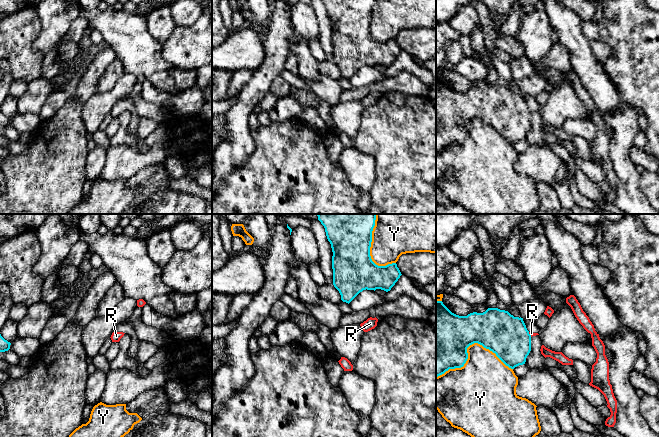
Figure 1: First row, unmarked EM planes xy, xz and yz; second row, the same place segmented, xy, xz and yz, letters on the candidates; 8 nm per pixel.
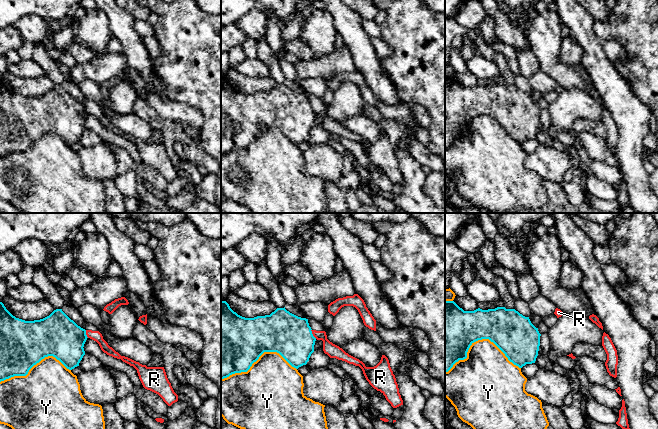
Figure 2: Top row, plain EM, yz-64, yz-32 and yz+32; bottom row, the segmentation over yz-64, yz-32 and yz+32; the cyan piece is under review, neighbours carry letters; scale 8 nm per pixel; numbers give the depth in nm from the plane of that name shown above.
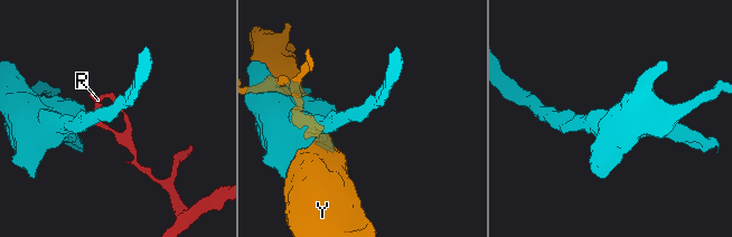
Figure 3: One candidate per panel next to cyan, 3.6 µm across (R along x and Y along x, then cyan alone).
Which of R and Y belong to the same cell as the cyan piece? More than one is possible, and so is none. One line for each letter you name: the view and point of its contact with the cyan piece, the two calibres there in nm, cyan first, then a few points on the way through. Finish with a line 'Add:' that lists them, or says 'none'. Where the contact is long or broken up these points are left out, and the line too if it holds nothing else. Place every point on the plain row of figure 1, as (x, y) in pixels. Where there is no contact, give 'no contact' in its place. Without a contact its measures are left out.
Add: none

